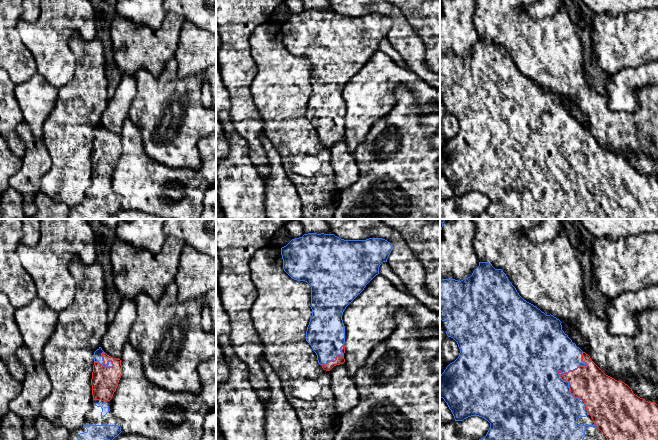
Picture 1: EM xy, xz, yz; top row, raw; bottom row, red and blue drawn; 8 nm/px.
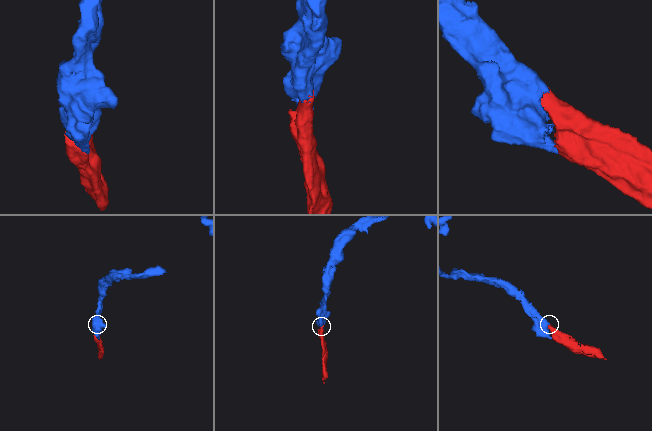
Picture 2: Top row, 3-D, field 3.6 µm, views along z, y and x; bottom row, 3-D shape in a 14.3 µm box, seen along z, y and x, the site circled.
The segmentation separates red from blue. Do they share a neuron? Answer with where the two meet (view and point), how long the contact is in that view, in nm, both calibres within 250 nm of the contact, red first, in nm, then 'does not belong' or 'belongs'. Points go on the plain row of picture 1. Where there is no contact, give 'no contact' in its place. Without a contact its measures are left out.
meets red in yz at (566, 149); contact 380 nm long; 280 nm thick on the red side, 400 nm on the other; belongs

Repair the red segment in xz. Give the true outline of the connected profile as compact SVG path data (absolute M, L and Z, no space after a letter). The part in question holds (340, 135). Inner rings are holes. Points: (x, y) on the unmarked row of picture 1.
M308 9L292 15L281 24L284 47L294 56L305 57L311 63L312 92L306 107L306 117L326 147L345 138L345 102L342 91L346 83L379 50L379 43L393 25L382 14L344 16L334 10Z

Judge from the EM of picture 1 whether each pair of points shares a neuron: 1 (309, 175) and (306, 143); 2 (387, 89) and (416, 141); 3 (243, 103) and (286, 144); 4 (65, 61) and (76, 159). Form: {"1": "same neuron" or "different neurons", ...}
{"1": "same neuron", "2": "different neurons", "3": "different neurons", "4": "different neurons"}

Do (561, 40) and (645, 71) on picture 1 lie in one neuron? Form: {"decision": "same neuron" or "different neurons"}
{"decision": "different neurons"}

